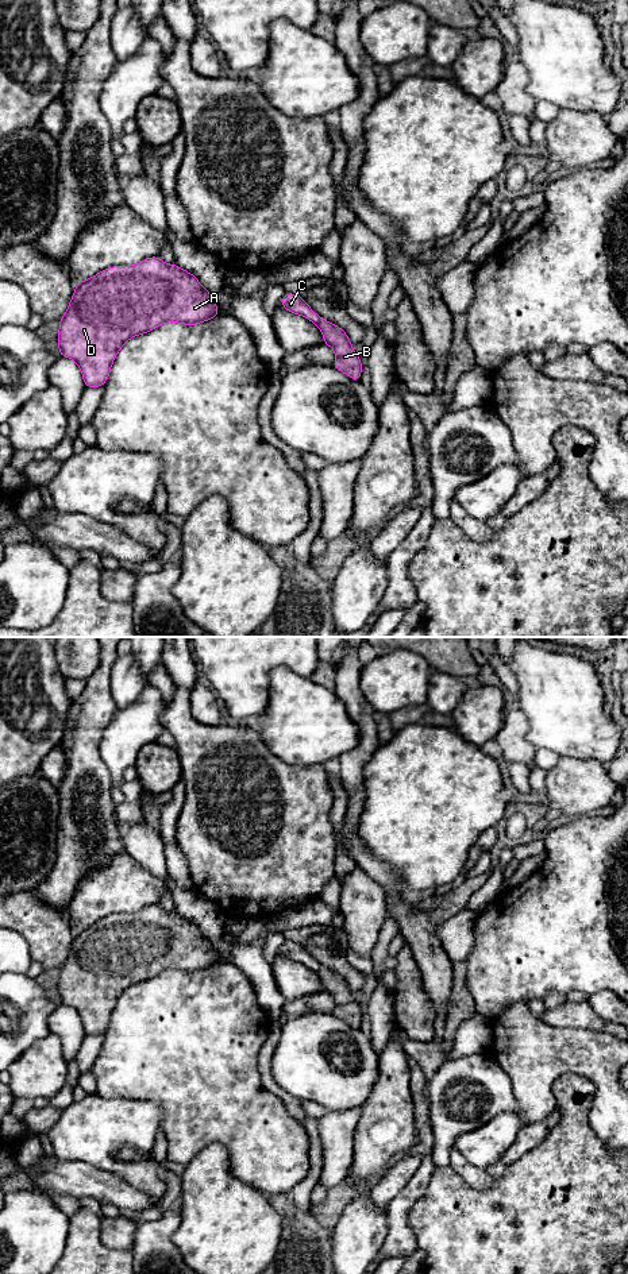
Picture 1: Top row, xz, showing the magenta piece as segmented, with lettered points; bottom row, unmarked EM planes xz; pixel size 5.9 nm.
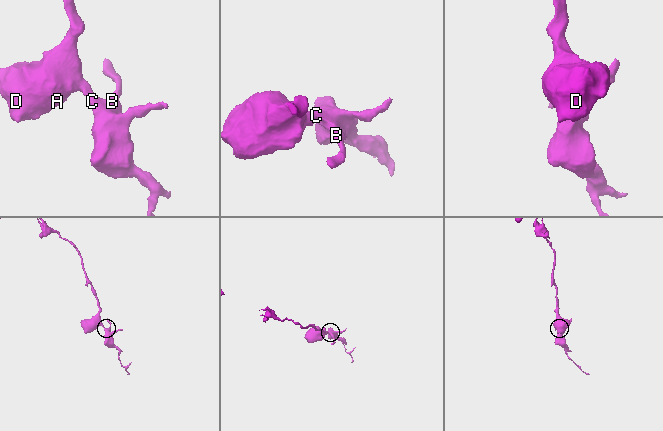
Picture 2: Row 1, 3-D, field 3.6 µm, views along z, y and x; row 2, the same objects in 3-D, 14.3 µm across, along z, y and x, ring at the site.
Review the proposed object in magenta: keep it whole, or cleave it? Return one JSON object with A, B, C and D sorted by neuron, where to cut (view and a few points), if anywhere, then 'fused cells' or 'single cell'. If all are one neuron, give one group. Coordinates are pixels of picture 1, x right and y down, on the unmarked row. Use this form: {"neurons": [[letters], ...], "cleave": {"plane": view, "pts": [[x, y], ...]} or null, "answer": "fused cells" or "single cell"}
{"neurons": [["A", "B", "C", "D"]], "cleave": null, "answer": "single cell"}

